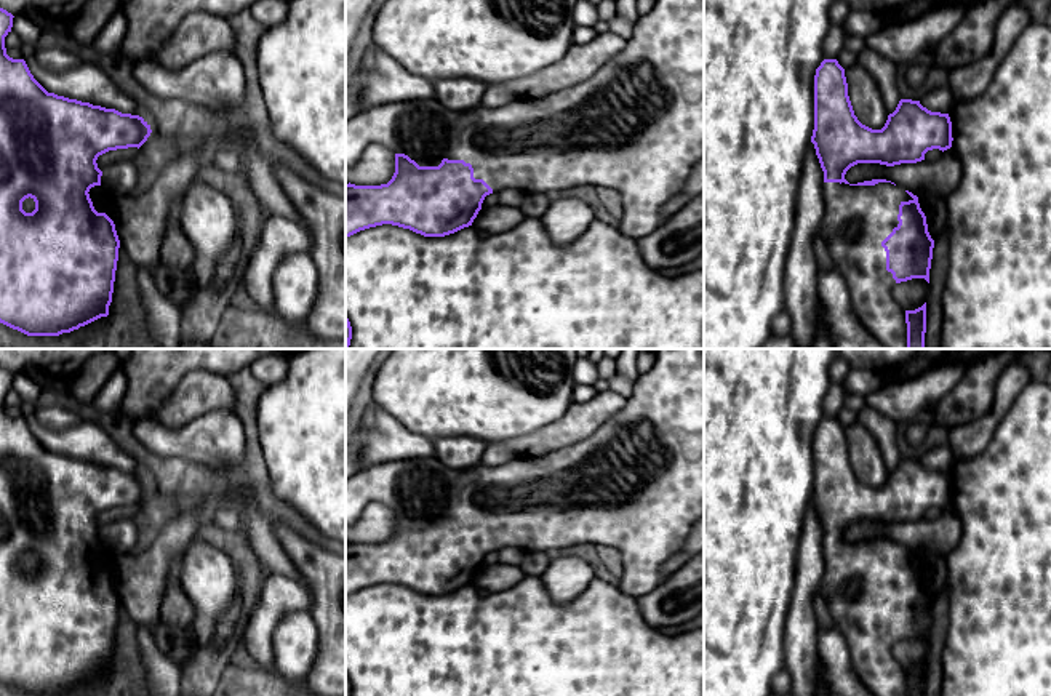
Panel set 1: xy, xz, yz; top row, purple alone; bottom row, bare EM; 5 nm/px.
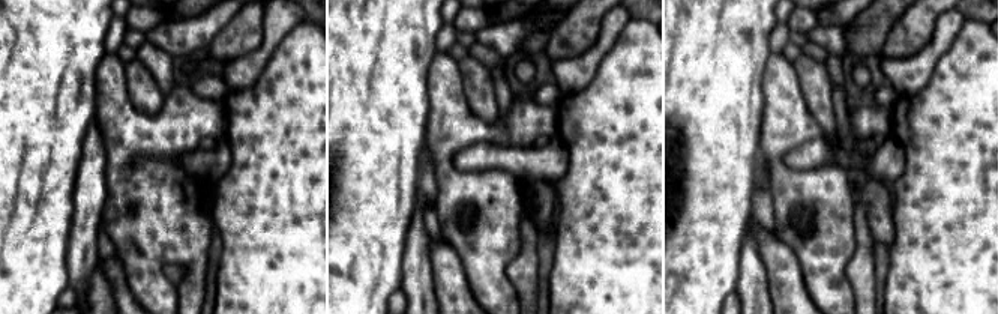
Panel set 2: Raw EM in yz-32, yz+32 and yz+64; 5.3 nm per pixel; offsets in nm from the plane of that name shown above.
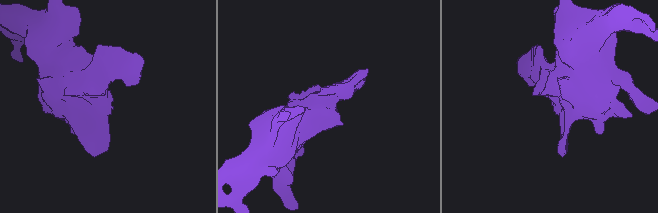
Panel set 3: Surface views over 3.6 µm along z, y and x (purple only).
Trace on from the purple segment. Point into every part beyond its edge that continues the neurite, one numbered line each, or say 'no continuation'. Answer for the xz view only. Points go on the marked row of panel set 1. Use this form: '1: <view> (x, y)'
1: xz (627, 114)

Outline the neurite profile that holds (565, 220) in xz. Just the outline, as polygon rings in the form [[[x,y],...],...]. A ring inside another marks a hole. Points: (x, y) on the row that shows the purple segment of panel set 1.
[[[558,198],[542,214],[541,221],[557,245],[574,242],[595,221],[595,206],[579,198]]]

